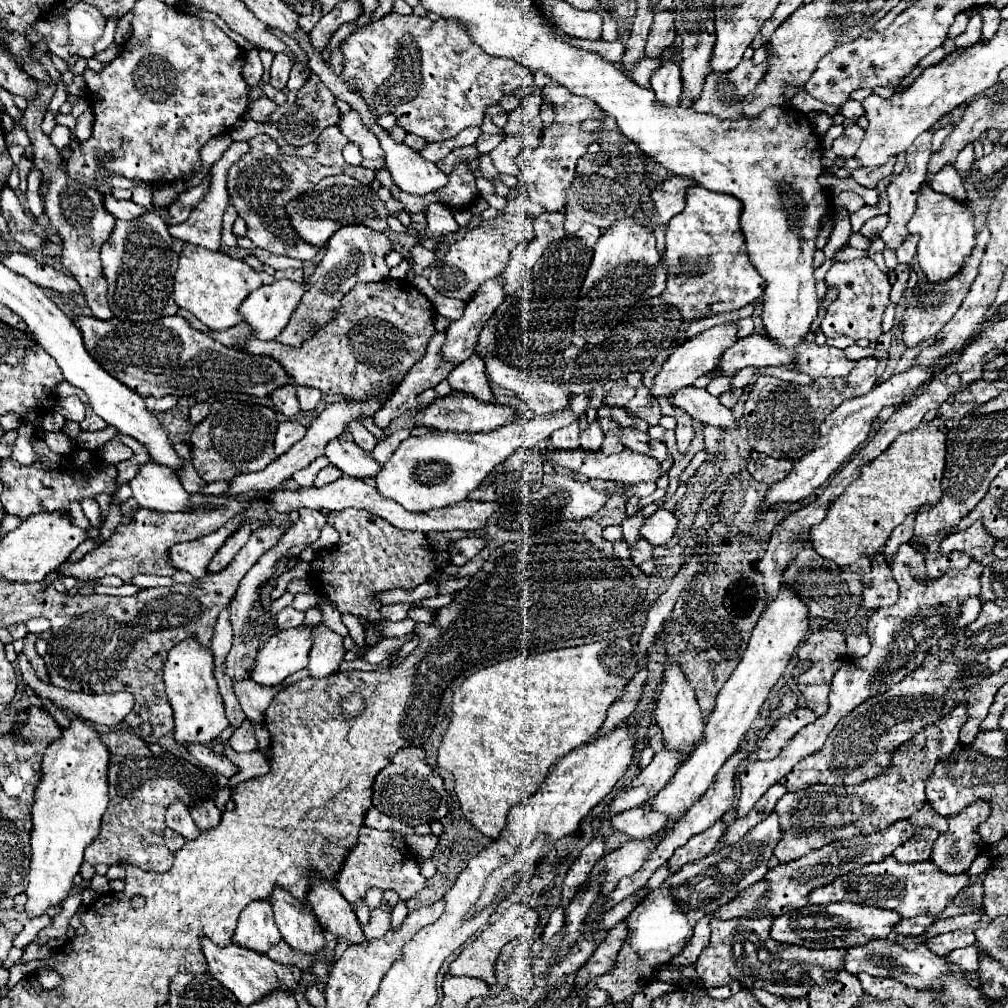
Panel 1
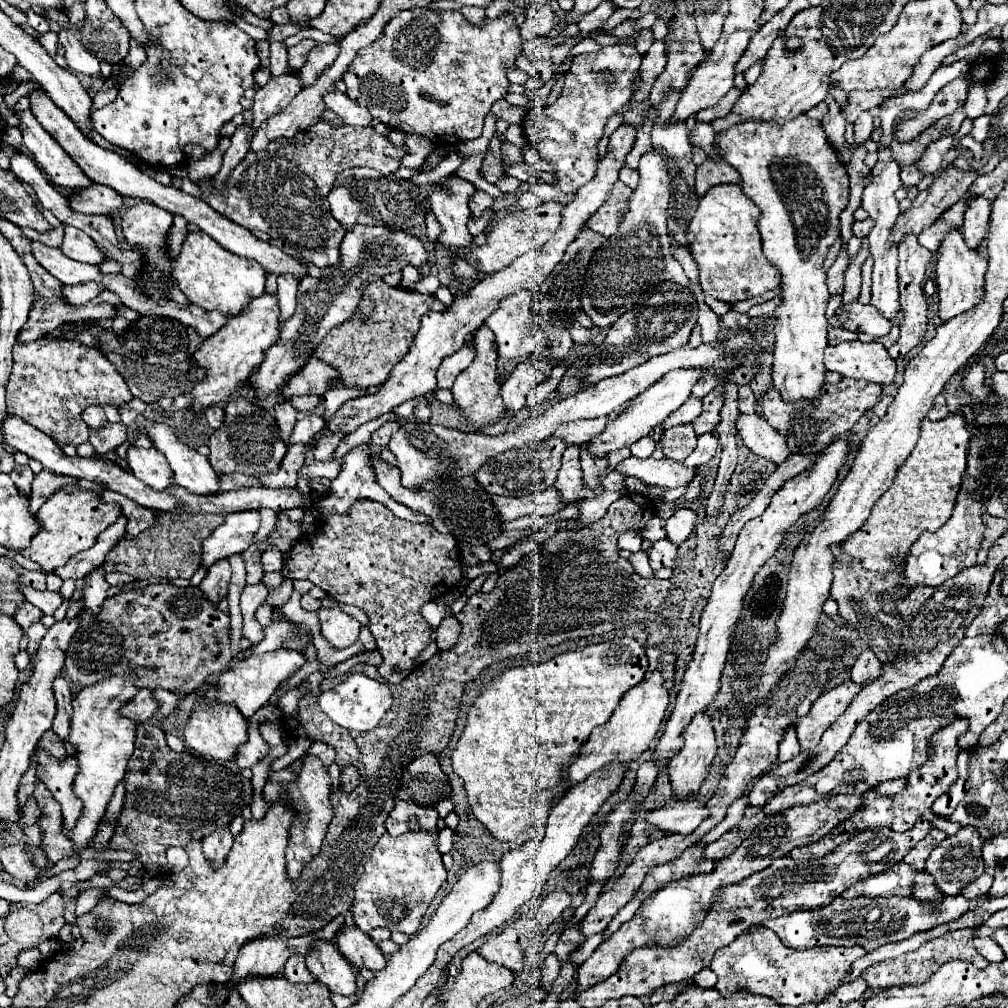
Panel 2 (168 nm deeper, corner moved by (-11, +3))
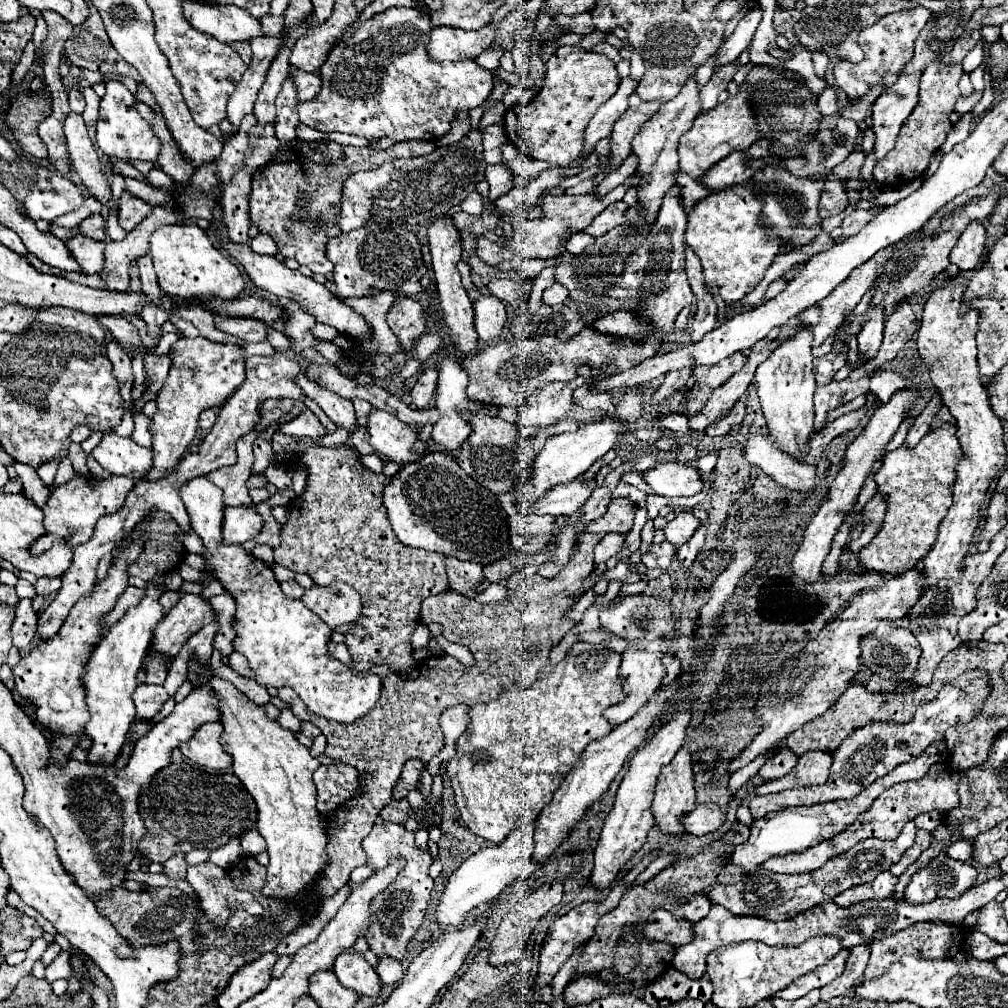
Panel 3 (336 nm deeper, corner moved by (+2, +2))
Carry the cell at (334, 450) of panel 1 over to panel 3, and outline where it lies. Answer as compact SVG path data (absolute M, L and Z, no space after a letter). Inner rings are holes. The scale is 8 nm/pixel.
M439 450L427 452L419 462L405 464L383 492L395 536L411 548L441 552L481 566L503 558L511 548L509 516L497 494L469 478L459 464Z

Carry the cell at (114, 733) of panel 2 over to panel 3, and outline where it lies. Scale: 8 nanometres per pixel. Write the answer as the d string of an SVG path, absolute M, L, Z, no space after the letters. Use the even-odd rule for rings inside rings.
M167 572L153 576L147 586L141 602L137 606L131 606L123 618L107 632L107 636L99 642L95 648L87 674L85 674L85 686L87 686L87 706L91 712L91 720L85 726L85 732L93 738L93 746L89 750L89 762L91 764L103 764L111 766L125 742L125 734L135 720L135 704L133 704L133 690L137 688L137 672L141 668L141 662L149 650L149 642L153 638L153 630L157 622L165 616L163 608L159 606L159 598L165 592L165 580L169 578Z

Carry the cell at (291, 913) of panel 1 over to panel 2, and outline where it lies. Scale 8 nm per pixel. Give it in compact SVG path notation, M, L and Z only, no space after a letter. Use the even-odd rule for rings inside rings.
M316 939L310 953L304 957L308 971L330 991L340 995L352 995L356 991L356 977L352 965L346 961L346 957L342 957L342 953L338 953L334 941Z

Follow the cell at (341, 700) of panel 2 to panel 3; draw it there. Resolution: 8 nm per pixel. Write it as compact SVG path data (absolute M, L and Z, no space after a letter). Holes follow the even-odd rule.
M205 476L203 478L193 478L181 488L181 500L185 502L185 510L191 518L191 528L201 538L203 548L205 548L201 552L201 556L205 558L205 572L209 572L225 588L225 592L229 592L235 600L233 650L241 652L247 658L249 668L255 674L255 682L265 686L265 688L269 688L269 686L293 688L313 714L325 716L325 718L331 718L331 720L337 720L337 722L351 724L357 718L361 718L363 714L367 714L375 706L375 702L379 700L381 678L377 674L355 676L351 668L347 668L343 662L333 658L329 654L329 646L327 646L329 640L331 640L329 626L321 618L317 618L317 614L313 614L301 600L293 600L293 598L283 594L271 566L257 560L253 554L245 552L241 544L221 542L223 540L223 530L221 530L221 526L223 526L223 508L225 508L221 488L217 488Z

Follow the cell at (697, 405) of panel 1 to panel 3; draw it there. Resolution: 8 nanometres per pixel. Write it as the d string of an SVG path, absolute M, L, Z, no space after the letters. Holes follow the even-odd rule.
M751 436L745 442L745 456L783 488L803 494L815 492L815 466L789 458L789 454L773 446L769 436Z

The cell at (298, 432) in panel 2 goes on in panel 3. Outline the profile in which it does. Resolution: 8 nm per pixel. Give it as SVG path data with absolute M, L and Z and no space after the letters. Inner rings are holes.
M305 408L297 418L281 424L279 430L289 436L307 436L307 438L321 438L323 434L327 434L327 428L309 408Z

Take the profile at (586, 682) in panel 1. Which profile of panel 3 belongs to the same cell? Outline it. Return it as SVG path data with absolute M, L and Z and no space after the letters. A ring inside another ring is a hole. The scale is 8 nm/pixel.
M579 642L543 680L537 680L529 688L505 692L493 702L471 708L471 720L457 740L457 752L447 762L445 770L455 790L455 802L461 812L461 820L473 834L499 844L513 828L533 822L537 814L551 802L553 790L557 790L565 774L581 758L581 752L587 748L587 744L613 730L613 726L605 722L603 710L626 699L621 690L619 664L621 656L617 652L585 646Z

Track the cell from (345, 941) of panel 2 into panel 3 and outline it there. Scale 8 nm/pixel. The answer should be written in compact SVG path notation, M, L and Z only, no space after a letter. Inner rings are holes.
M353 950L343 952L335 960L333 972L345 988L355 990L359 996L379 996L381 994L381 980L377 972L367 964L367 960L361 954Z

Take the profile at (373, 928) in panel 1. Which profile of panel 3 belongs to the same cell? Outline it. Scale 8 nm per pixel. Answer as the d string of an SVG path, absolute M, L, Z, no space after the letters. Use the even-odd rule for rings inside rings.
M381 958L377 966L377 974L383 984L399 984L403 978L403 964L393 958Z

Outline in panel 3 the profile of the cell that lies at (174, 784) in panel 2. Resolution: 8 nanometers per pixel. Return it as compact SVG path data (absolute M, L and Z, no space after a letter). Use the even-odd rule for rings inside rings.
M191 762L181 764L169 764L161 772L153 776L151 788L139 798L139 810L141 818L147 824L147 834L139 842L139 852L149 858L151 862L165 864L173 854L179 852L191 852L197 848L217 850L225 846L231 838L241 838L245 830L255 828L257 822L257 806L251 798L251 794L245 790L241 780L231 770L209 770L201 766L193 766Z

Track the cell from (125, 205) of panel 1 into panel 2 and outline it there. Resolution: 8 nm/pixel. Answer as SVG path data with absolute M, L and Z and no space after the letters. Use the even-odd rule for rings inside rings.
M90 185L84 189L82 195L68 197L70 207L80 213L94 213L94 215L116 215L124 207L124 197L106 185Z

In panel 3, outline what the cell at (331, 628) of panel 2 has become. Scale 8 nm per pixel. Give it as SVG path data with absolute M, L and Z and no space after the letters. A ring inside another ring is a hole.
M331 582L329 586L313 584L301 600L331 628L355 622L361 614L361 596L345 582Z

